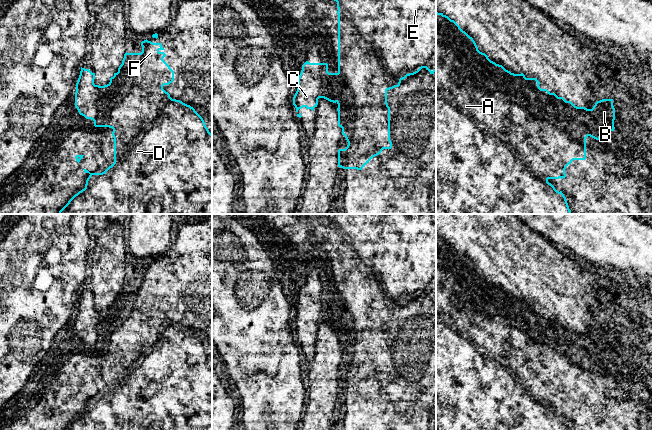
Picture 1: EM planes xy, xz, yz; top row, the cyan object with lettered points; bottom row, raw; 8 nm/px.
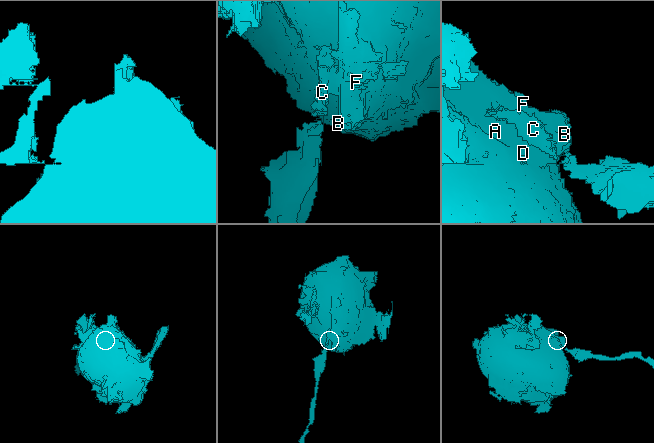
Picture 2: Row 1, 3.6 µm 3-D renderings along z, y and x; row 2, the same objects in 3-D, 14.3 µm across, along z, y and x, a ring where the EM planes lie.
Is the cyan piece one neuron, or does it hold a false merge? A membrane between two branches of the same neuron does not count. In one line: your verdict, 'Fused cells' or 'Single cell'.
Fused cells

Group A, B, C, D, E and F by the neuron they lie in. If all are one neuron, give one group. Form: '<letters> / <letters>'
A B D E F / C

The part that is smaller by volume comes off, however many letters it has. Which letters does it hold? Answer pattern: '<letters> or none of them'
C

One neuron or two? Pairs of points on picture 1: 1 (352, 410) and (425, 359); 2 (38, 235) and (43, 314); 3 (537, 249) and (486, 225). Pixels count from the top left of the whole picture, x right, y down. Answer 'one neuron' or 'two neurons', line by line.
1: one neuron
2: one neuron
3: one neuron

